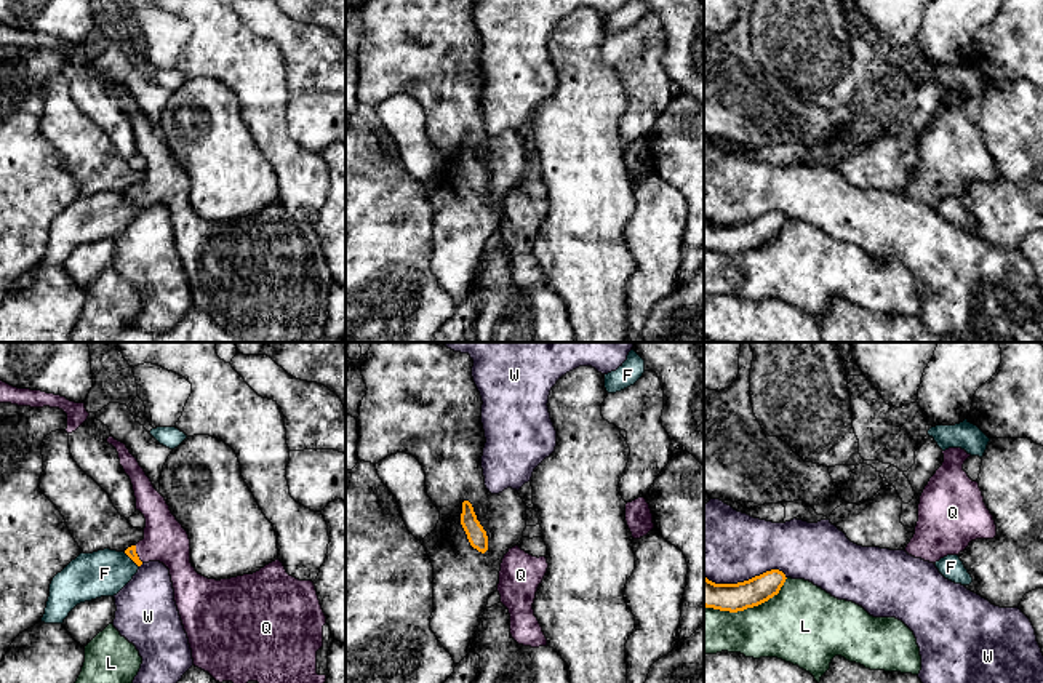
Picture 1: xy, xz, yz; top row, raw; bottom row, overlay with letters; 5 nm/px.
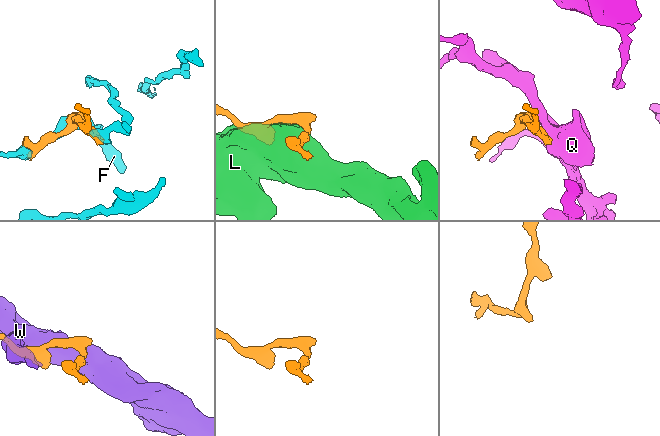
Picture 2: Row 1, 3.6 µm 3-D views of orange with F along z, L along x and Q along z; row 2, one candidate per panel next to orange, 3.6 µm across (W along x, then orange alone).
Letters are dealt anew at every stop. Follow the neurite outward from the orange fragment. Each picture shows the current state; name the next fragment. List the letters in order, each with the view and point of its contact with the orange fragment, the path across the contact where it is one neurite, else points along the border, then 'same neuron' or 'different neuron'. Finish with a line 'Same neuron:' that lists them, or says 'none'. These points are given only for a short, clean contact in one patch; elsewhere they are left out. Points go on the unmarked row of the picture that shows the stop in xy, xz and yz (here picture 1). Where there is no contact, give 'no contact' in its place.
F: meets orange in xy at (131, 200); different neuron
L: meets orange in yz at (747, 248); different neuron
Q: meets orange in xy at (136, 195); runs through xy (131, 192), (136, 195), (165, 181); same neuron
W: meets orange in yz at (744, 223); different neuron
Same neuron: Q

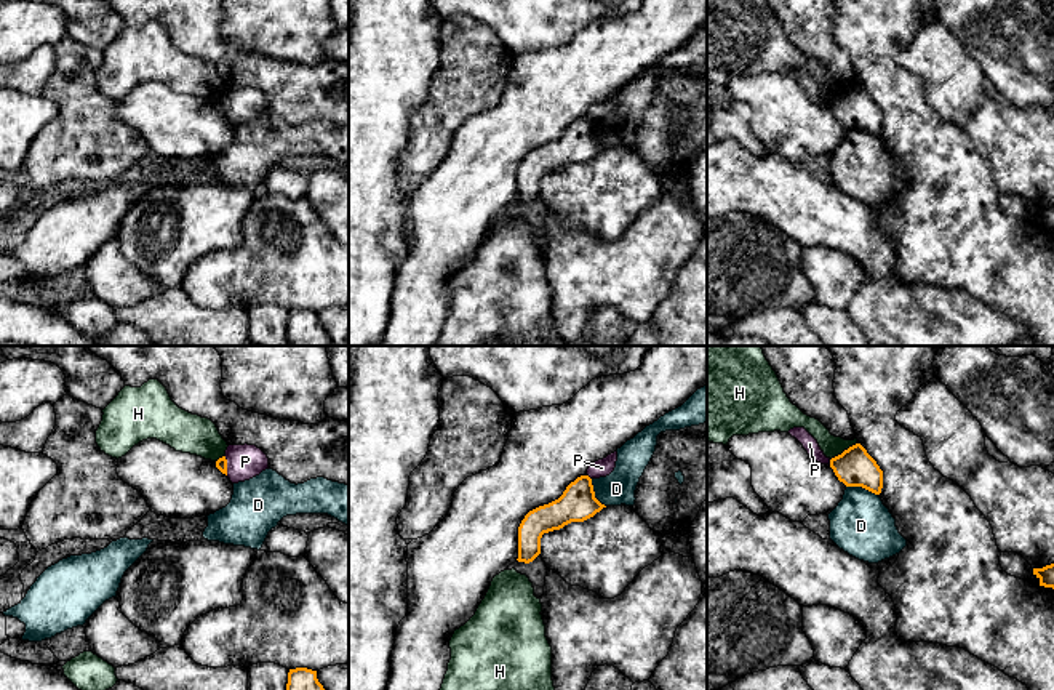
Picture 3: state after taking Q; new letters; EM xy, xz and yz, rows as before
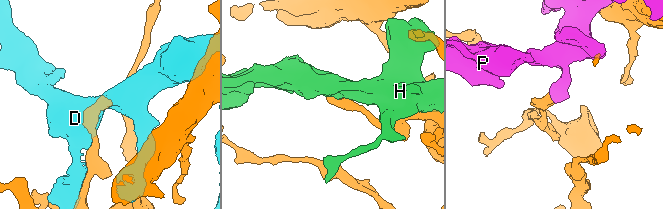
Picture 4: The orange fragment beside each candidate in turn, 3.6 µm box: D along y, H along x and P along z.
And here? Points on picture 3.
D: meets orange in yz at (862, 128); different neuron
H: meets orange in yz at (845, 92); different neuron
P: meets orange in xy at (226, 108); different neuron
Same neuron: none

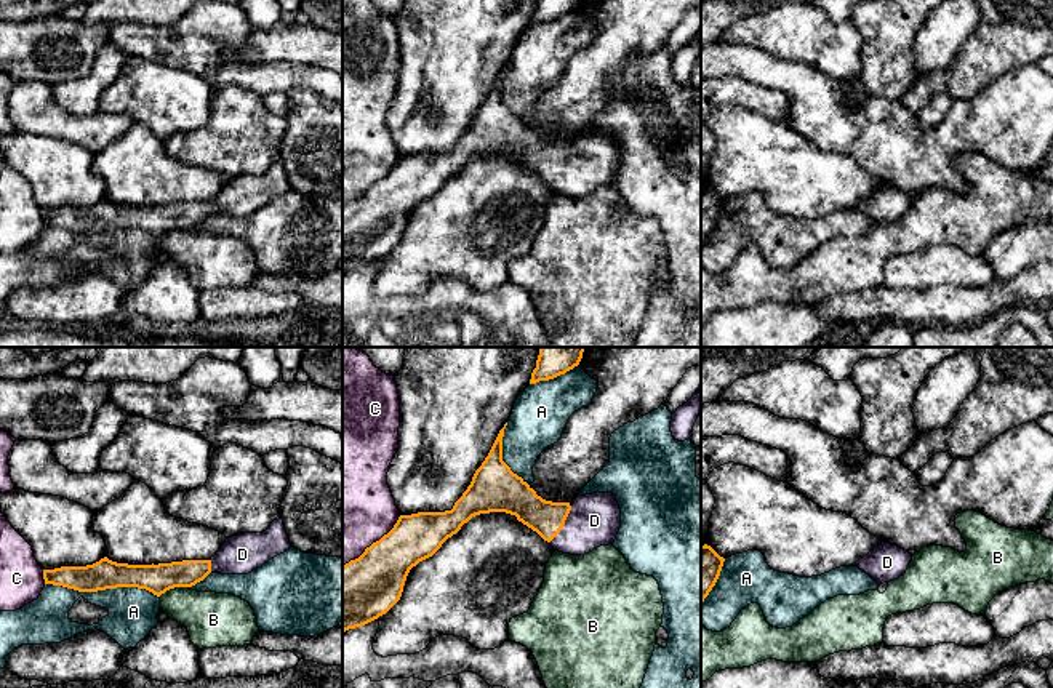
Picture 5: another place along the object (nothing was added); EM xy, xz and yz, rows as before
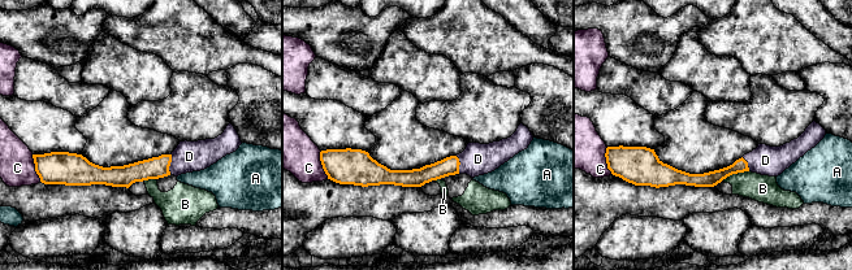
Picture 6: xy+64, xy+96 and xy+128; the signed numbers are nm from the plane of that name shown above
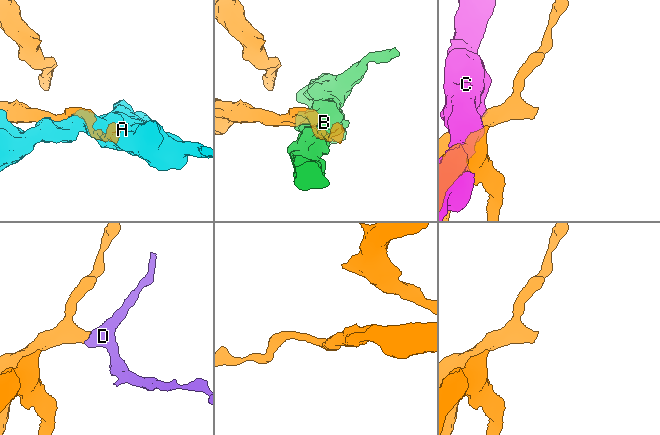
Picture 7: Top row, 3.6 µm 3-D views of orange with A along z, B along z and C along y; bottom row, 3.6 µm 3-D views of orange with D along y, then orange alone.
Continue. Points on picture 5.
A: meets orange in xy at (103, 231); different neuron
B: meets orange in xy at (173, 229); different neuron
C: meets orange in xz at (373, 184); different neuron
D: meets orange in xz at (564, 165); runs through xz (544, 159), (564, 165), (594, 162); same neuron
Same neuron: D

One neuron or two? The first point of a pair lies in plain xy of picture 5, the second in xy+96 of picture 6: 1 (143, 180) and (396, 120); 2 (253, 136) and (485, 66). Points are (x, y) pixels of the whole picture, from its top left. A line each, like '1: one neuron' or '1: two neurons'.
1: one neuron
2: two neurons

